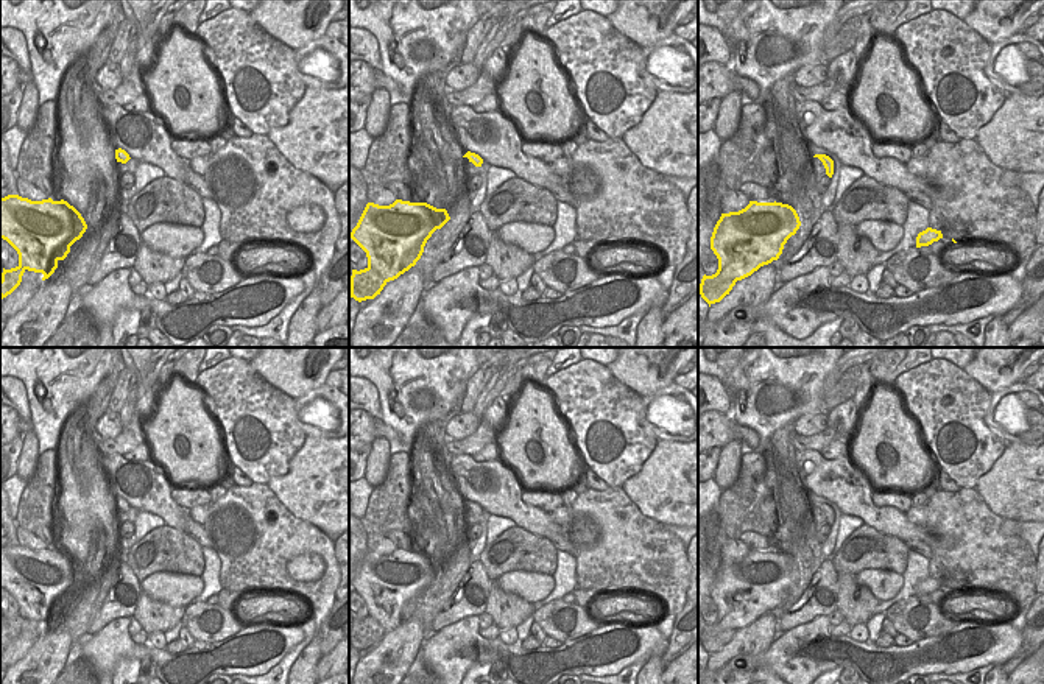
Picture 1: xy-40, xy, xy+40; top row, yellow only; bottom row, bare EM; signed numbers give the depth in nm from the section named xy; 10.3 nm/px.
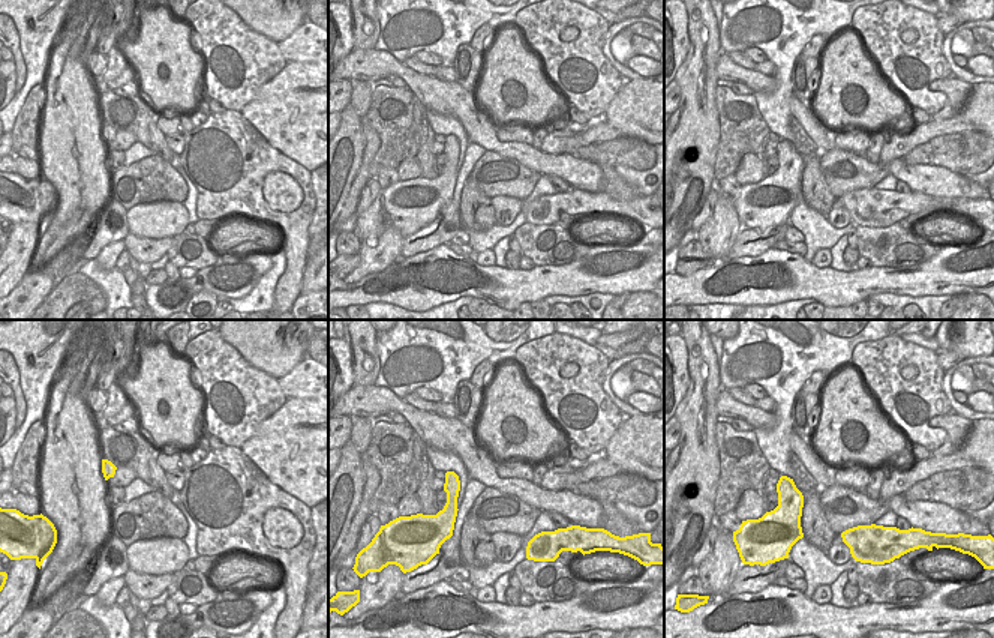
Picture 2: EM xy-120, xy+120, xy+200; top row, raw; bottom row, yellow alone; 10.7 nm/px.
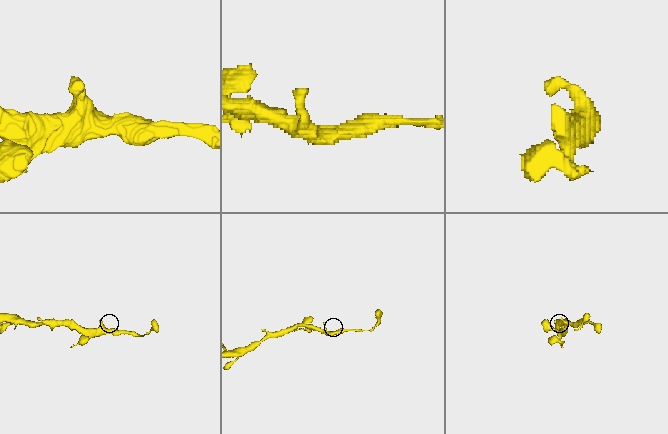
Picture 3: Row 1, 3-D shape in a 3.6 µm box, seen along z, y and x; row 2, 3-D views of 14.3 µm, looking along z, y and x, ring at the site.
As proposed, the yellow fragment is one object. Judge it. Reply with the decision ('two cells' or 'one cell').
one cell

